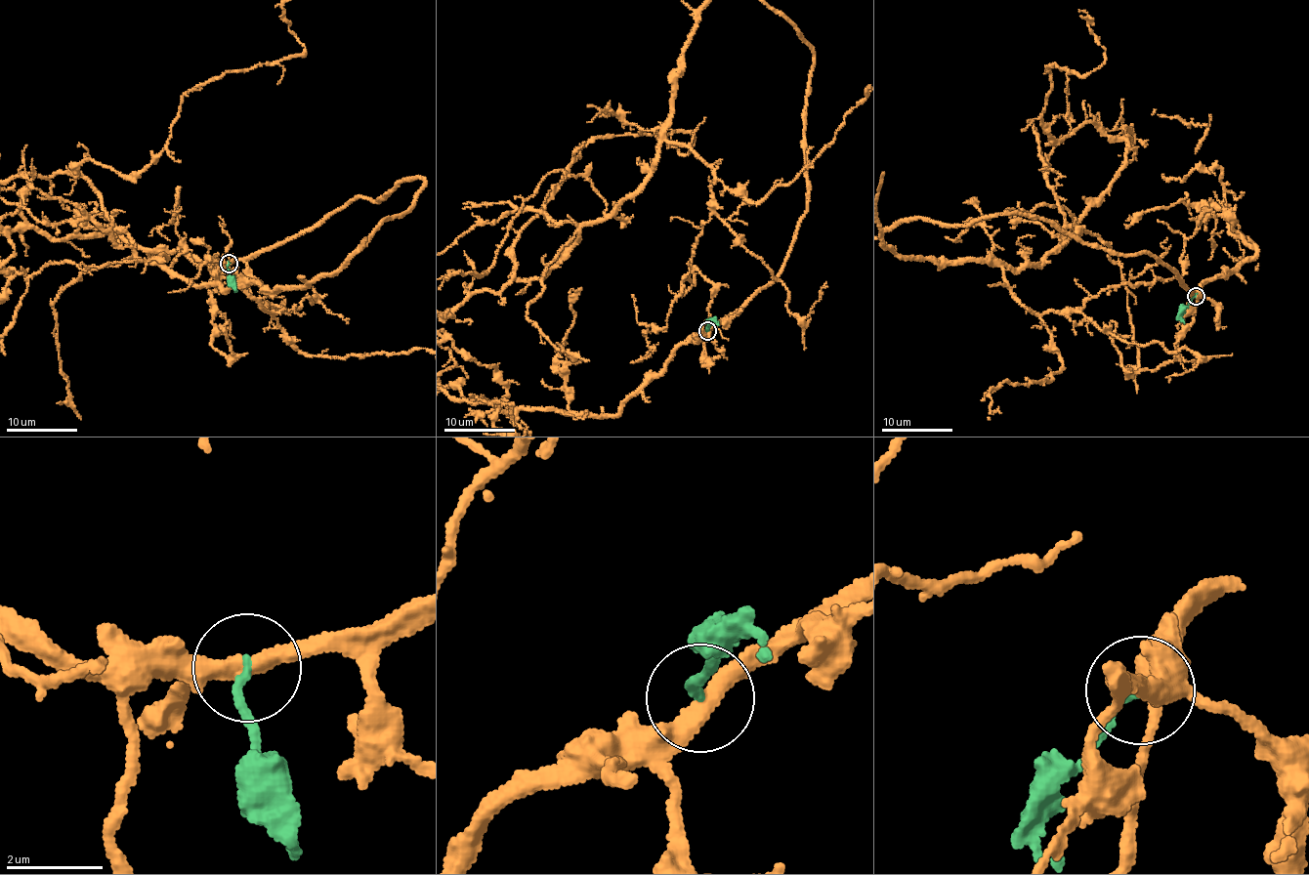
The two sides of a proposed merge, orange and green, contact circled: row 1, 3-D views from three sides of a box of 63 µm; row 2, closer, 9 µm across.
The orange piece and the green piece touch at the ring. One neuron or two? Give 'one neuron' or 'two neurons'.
two neurons

